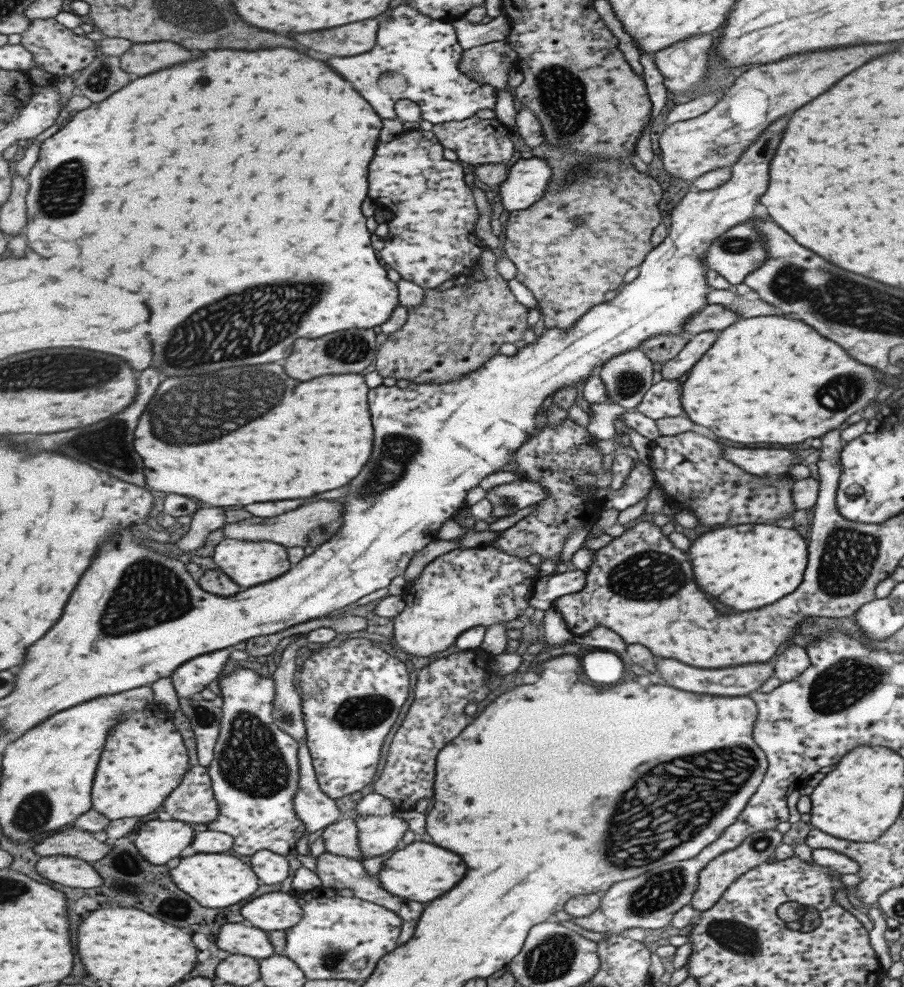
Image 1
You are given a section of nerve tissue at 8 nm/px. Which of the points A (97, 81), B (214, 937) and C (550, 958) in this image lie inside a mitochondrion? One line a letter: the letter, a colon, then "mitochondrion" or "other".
A: mitochondrion
B: other
C: mitochondrion

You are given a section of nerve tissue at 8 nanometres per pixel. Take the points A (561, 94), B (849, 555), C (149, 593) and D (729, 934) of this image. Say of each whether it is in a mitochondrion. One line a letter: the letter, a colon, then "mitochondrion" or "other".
A: mitochondrion
B: mitochondrion
C: mitochondrion
D: mitochondrion

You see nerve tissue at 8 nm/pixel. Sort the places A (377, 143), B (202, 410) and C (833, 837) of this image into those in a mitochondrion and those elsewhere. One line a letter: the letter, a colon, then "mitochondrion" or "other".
A: other
B: mitochondrion
C: other

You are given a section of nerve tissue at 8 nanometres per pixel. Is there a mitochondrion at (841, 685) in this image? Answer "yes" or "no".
yes

